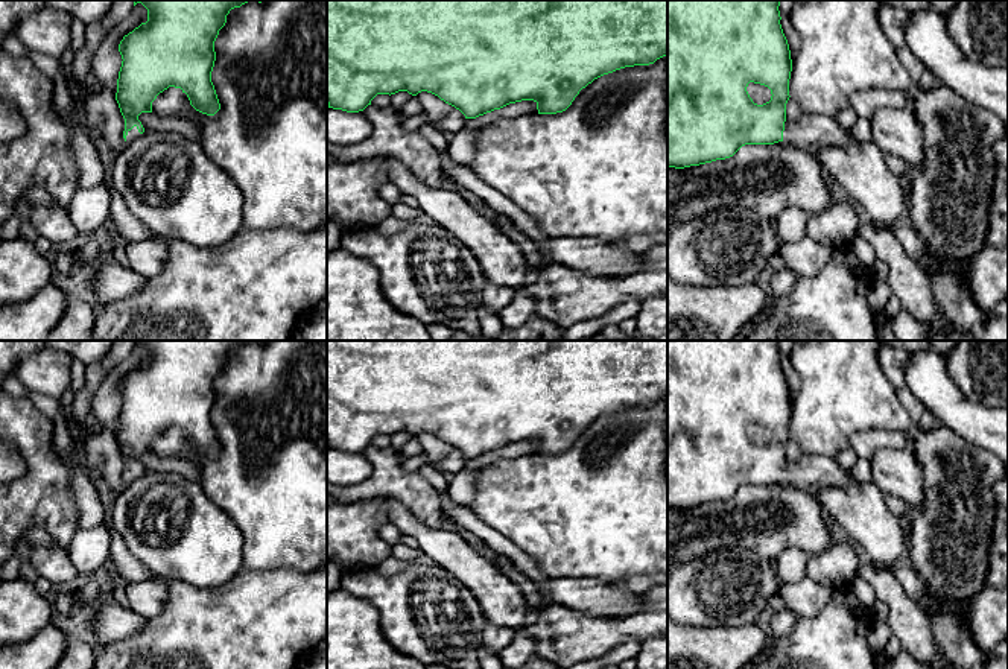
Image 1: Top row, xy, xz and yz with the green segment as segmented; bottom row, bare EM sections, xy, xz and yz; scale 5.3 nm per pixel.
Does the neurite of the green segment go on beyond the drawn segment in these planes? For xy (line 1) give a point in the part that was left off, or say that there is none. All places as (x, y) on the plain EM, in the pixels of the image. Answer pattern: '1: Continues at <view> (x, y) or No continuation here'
1: Continues at xy (134, 472)

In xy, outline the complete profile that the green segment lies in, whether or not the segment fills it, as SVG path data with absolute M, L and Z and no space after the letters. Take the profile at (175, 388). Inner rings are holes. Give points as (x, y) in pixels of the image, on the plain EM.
M134 341L134 347L141 344L147 350L147 362L125 376L119 385L123 401L117 420L116 441L125 459L125 482L131 482L144 473L138 456L141 453L152 453L152 442L169 427L181 429L187 435L190 445L202 455L214 456L220 450L211 423L211 412L216 401L214 382L219 371L225 366L230 351L248 342L262 344L266 341Z

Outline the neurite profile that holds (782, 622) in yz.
M777 608L771 617L771 629L775 639L788 636L798 620L798 614L788 608Z

